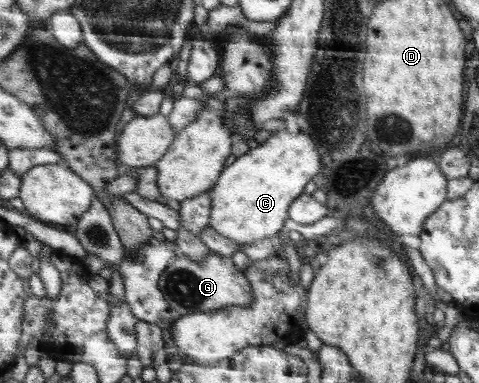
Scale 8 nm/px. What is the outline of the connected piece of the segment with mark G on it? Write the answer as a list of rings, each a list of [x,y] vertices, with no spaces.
[[[212,251],[199,262],[193,262],[190,258],[178,254],[170,267],[163,272],[160,289],[180,316],[193,315],[198,311],[216,311],[230,305],[246,307],[253,300],[247,279],[231,258],[224,258]]]

